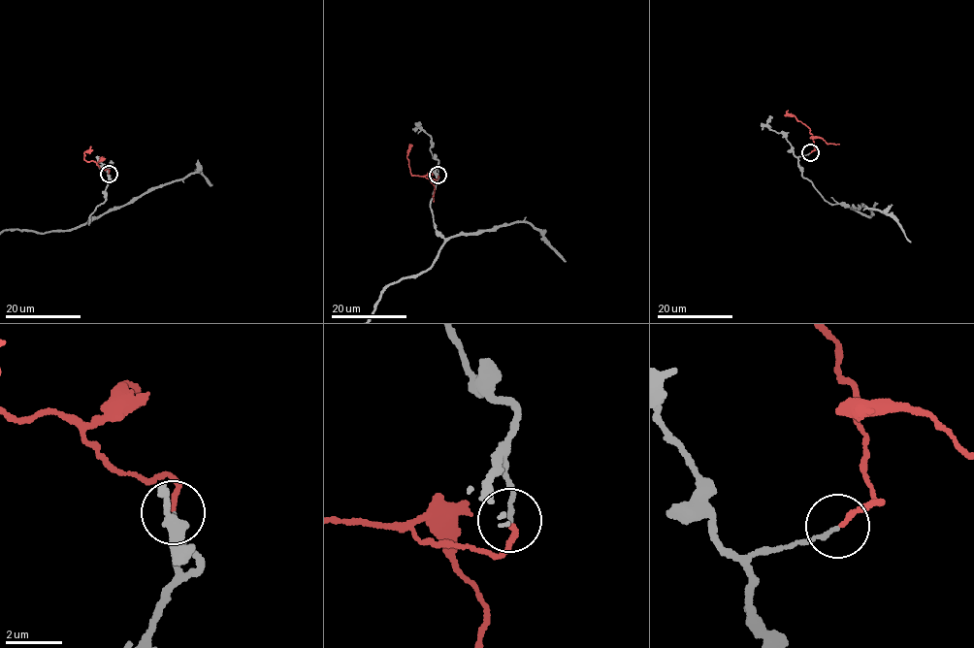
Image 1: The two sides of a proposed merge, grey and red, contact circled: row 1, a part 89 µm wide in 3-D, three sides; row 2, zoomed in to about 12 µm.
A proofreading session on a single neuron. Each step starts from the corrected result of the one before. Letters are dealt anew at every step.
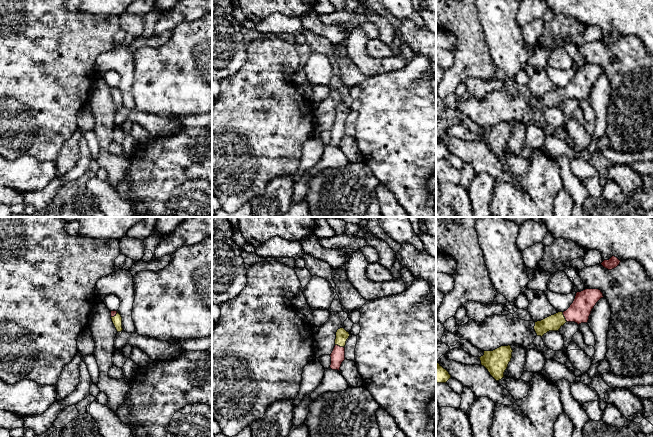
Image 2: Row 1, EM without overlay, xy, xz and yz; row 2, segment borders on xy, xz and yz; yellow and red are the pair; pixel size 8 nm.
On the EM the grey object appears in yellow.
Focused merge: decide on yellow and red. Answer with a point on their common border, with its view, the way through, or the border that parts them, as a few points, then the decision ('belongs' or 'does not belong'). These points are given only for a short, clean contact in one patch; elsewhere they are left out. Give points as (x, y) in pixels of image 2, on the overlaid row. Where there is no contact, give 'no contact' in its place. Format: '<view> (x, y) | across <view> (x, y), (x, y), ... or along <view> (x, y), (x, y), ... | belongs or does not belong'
xz (340, 346) | across xz (342, 335), (340, 346), (337, 356) | belongs

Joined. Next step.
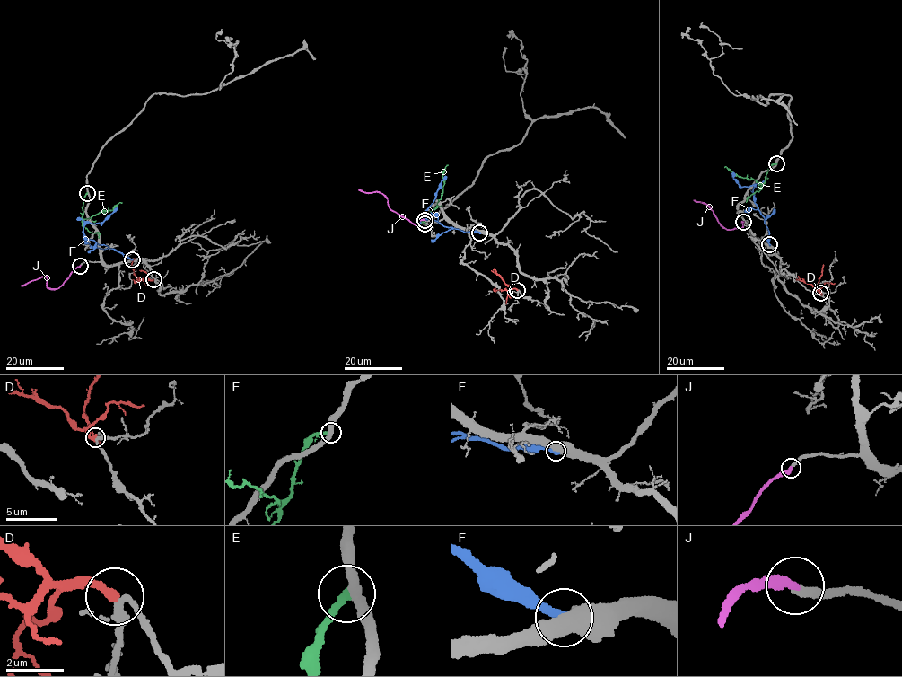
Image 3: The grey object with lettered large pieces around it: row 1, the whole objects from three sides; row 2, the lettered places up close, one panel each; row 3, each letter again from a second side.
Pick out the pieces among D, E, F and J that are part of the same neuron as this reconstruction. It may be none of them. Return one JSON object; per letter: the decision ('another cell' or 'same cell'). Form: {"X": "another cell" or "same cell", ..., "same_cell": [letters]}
{"D": "another cell", "E": "another cell", "F": "another cell", "J": "same cell", "same_cell": ["J"]}

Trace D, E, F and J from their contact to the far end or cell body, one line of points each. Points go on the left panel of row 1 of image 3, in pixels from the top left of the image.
D: (153, 279), (138, 278), (132, 268), (135, 258)
E: (87, 192), (82, 217), (85, 219), (103, 211), (113, 210), (114, 206), (121, 202)
F: (132, 259), (88, 239), (83, 231), (86, 224), (100, 224), (117, 207)
J: (81, 266), (54, 289), (48, 287), (47, 277), (43, 276), (21, 286)

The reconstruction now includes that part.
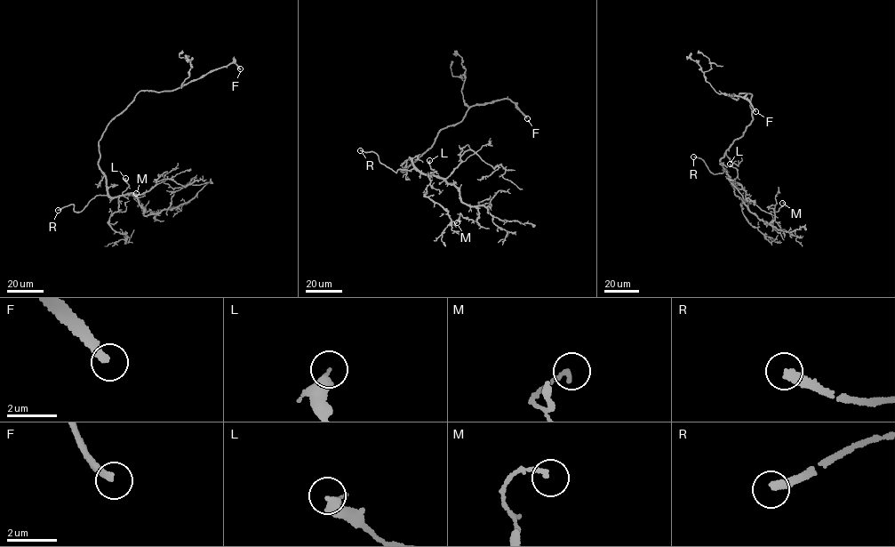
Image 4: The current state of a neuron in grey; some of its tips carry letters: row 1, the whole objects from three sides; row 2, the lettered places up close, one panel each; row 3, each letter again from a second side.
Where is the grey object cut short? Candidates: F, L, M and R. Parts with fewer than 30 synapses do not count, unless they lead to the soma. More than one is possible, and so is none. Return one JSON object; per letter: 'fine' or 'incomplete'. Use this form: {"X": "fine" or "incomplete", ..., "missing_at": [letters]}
{"F": "incomplete", "L": "fine", "M": "fine", "R": "fine", "missing_at": ["F"]}

